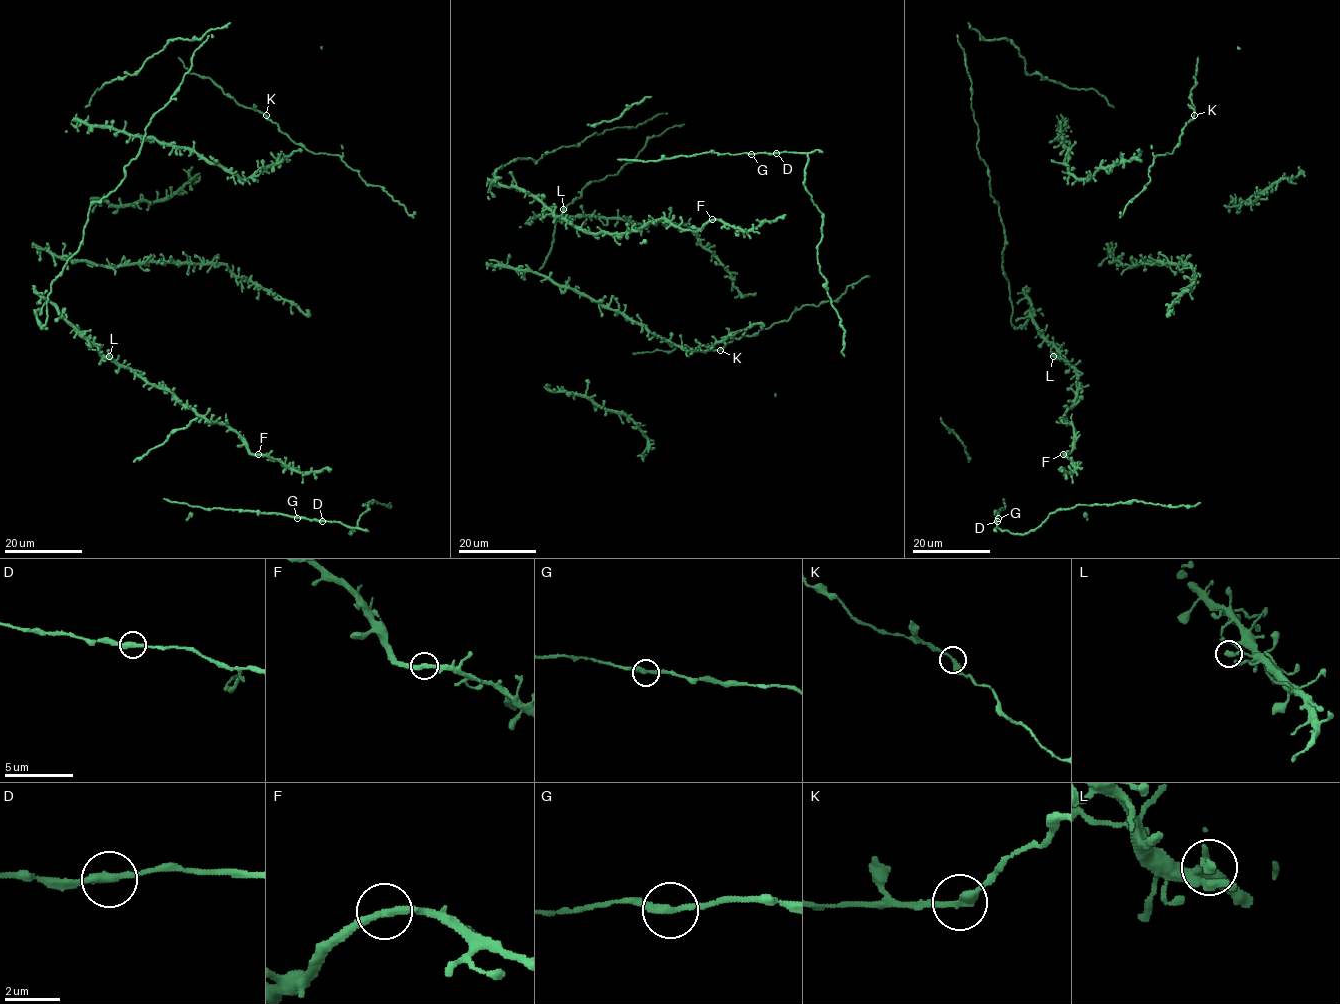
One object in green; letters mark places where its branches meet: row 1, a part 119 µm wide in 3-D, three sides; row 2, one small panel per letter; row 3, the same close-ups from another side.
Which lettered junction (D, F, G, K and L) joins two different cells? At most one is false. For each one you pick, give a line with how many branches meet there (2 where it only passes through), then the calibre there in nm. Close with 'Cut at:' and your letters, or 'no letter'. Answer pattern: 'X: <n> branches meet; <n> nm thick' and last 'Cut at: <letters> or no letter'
Cut at: no letter

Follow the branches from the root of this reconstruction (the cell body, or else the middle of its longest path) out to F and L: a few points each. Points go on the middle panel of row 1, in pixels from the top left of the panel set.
F: (531, 159), (500, 167), (491, 185), (522, 188), (590, 233), (629, 233), (661, 218), (698, 230), (712, 219)
L: (531, 159), (517, 158), (500, 167), (491, 185), (522, 188), (556, 215), (562, 213), (563, 209)

